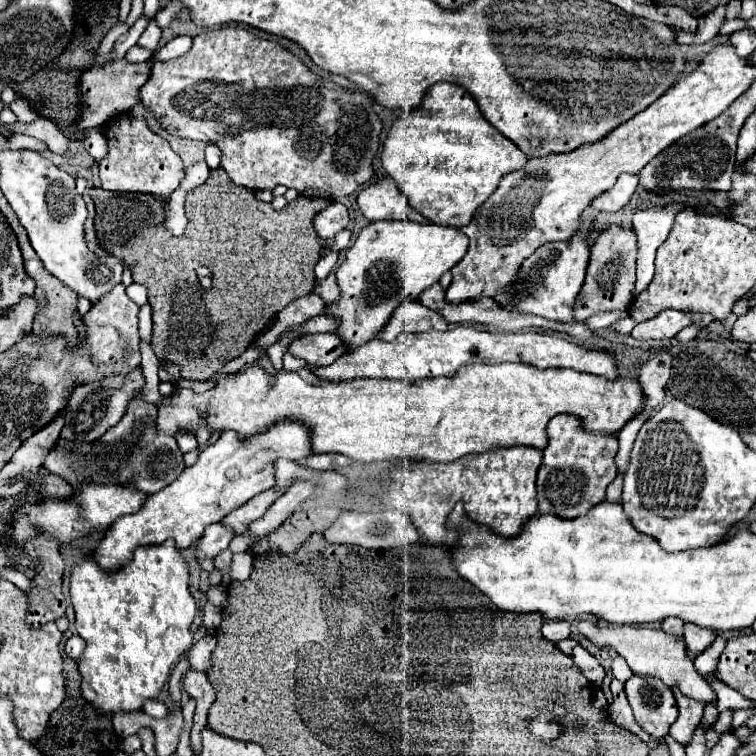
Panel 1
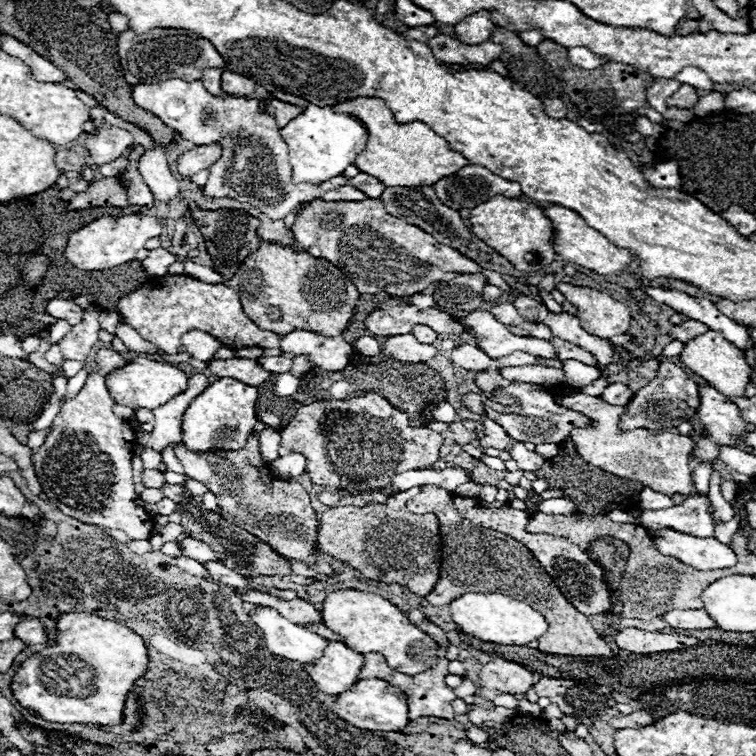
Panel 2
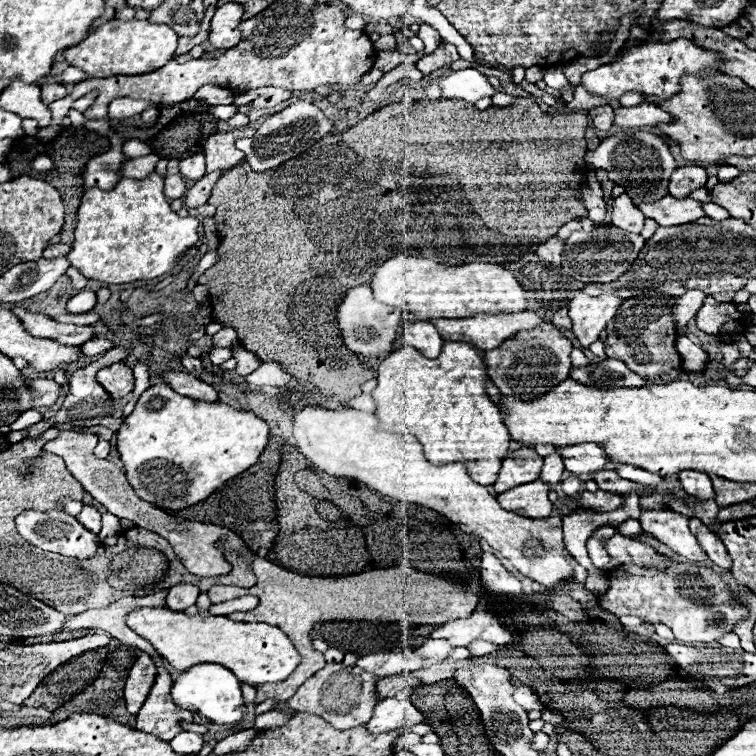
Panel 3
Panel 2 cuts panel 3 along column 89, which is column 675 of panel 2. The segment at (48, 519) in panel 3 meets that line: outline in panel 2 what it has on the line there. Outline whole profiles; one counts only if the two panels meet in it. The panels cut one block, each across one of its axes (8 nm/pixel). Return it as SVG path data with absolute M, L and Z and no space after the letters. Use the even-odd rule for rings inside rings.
M672 528L648 530L648 534L658 552L678 558L696 570L718 570L736 564L736 554L716 538L696 538Z

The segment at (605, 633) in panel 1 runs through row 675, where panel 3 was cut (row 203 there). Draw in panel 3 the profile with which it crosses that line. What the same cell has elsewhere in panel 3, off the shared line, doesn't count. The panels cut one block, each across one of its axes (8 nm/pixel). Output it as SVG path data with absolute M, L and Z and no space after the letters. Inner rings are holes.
M670 194L662 196L656 202L642 202L638 208L644 212L646 218L656 220L660 226L680 226L704 216L704 210L698 200L692 198L674 198Z

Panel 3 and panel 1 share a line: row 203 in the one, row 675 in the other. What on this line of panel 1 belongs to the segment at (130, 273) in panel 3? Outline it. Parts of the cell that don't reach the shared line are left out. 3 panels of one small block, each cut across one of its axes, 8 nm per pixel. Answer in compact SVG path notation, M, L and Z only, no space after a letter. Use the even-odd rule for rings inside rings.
M174 540L154 546L138 546L128 564L114 572L102 570L90 552L86 552L70 574L70 600L76 610L76 630L86 640L86 650L78 662L82 674L82 696L104 712L140 710L146 698L156 698L168 680L174 664L192 646L190 624L198 612L196 600L188 588L188 564Z

